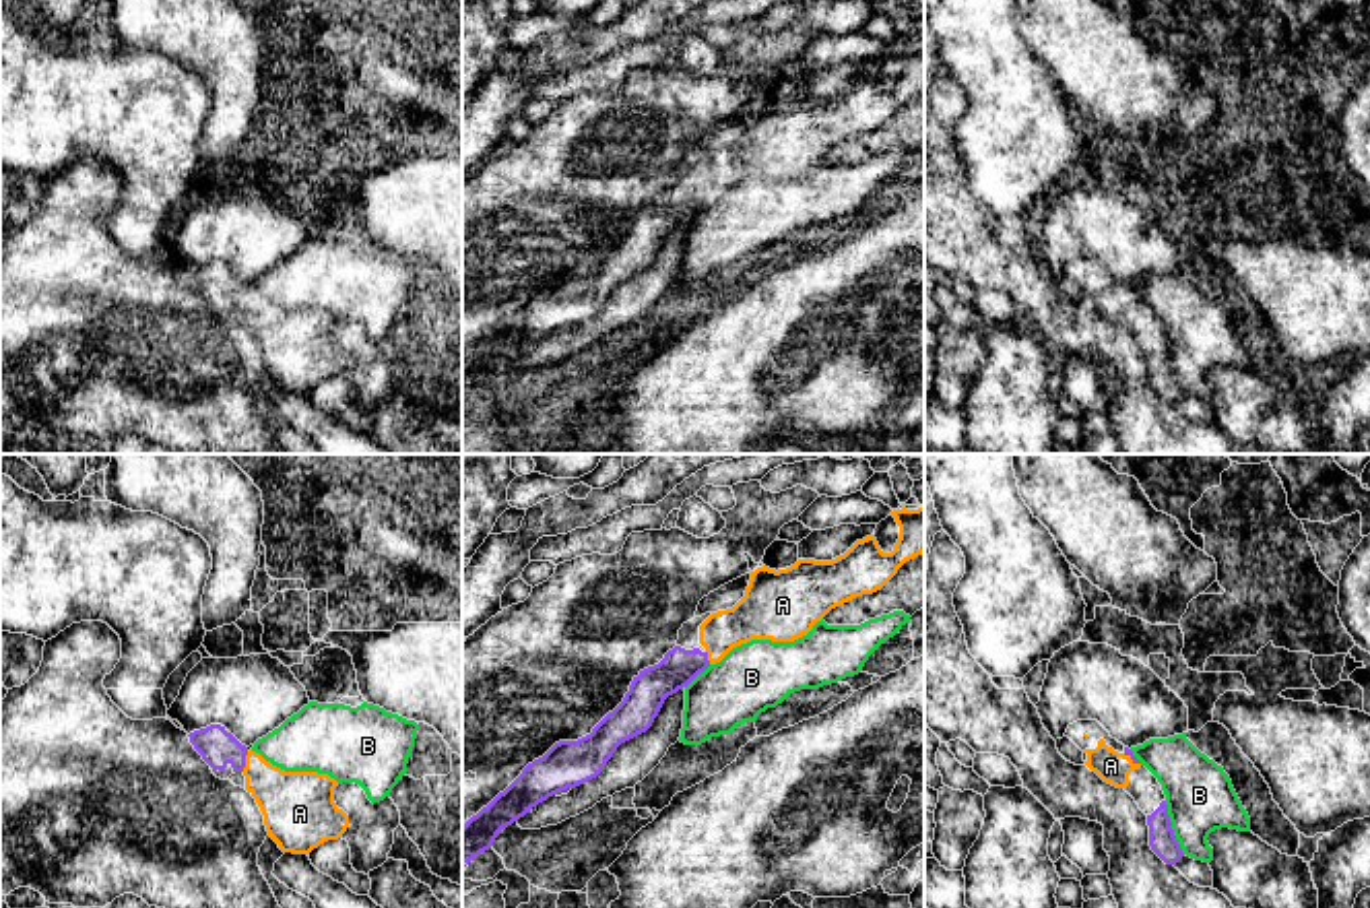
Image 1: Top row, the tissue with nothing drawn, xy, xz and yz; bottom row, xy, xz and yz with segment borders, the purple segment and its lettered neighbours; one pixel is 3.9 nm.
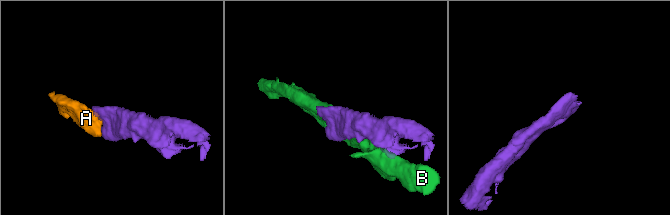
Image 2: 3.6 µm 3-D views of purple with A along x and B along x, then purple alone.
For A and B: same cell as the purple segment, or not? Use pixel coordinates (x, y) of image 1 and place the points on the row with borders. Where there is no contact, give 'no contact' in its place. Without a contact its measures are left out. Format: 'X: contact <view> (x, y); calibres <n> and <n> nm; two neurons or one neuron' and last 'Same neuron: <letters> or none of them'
A: contact xy (244, 762); calibres 140 and 260 nm; one neuron
B: contact yz (1170, 828); calibres 110 and 260 nm; two neurons
Same neuron: A

